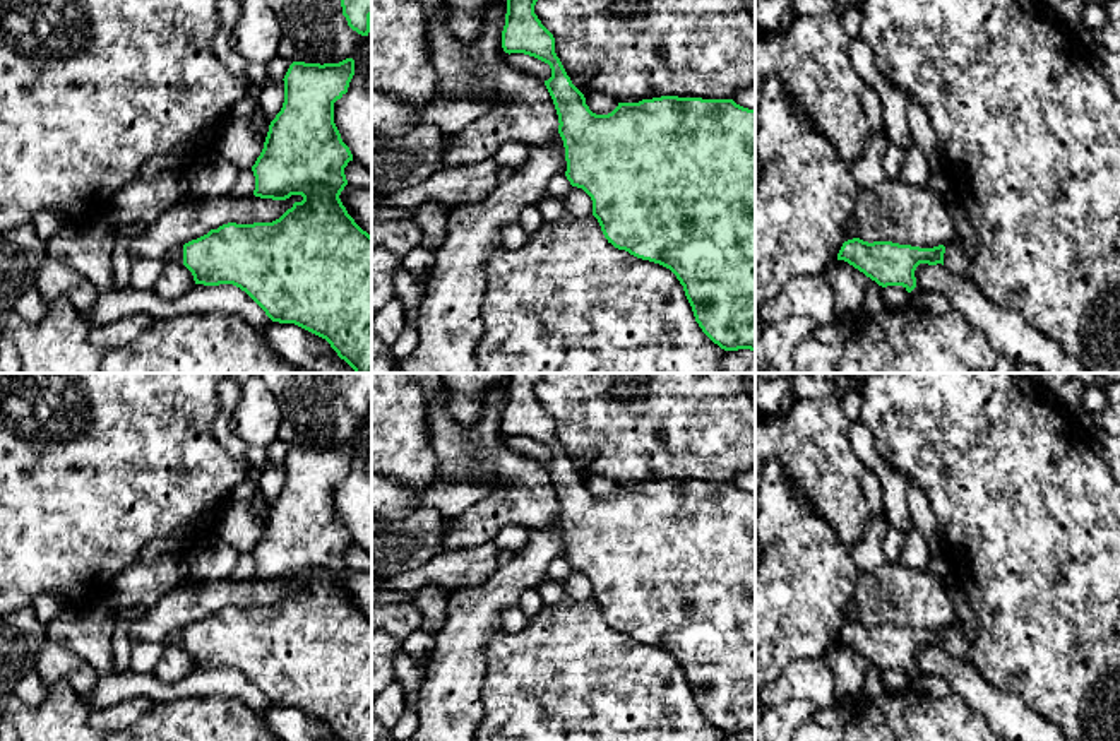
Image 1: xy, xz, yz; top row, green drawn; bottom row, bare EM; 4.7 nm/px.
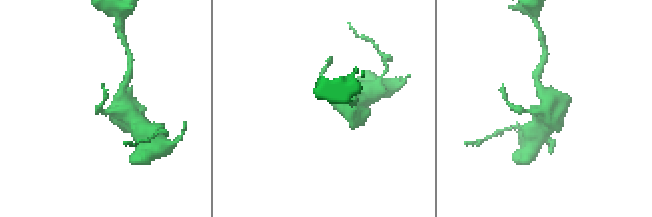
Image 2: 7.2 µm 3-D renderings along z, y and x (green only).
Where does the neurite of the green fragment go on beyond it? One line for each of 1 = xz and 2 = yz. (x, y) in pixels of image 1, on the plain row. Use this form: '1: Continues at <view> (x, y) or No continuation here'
1: No continuation here
2: No continuation here

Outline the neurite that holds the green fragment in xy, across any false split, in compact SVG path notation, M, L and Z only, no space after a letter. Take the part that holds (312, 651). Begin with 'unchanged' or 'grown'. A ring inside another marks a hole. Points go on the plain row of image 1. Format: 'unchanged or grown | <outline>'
unchanged | M354 443L339 447L293 445L284 459L284 486L269 508L264 532L252 549L253 578L286 584L301 578L272 606L228 606L183 628L183 649L195 667L233 667L245 674L272 705L295 707L325 722L339 741L372 741L372 619L348 597L339 578L348 568L344 551L353 544L334 507L334 486L341 483L354 459Z

